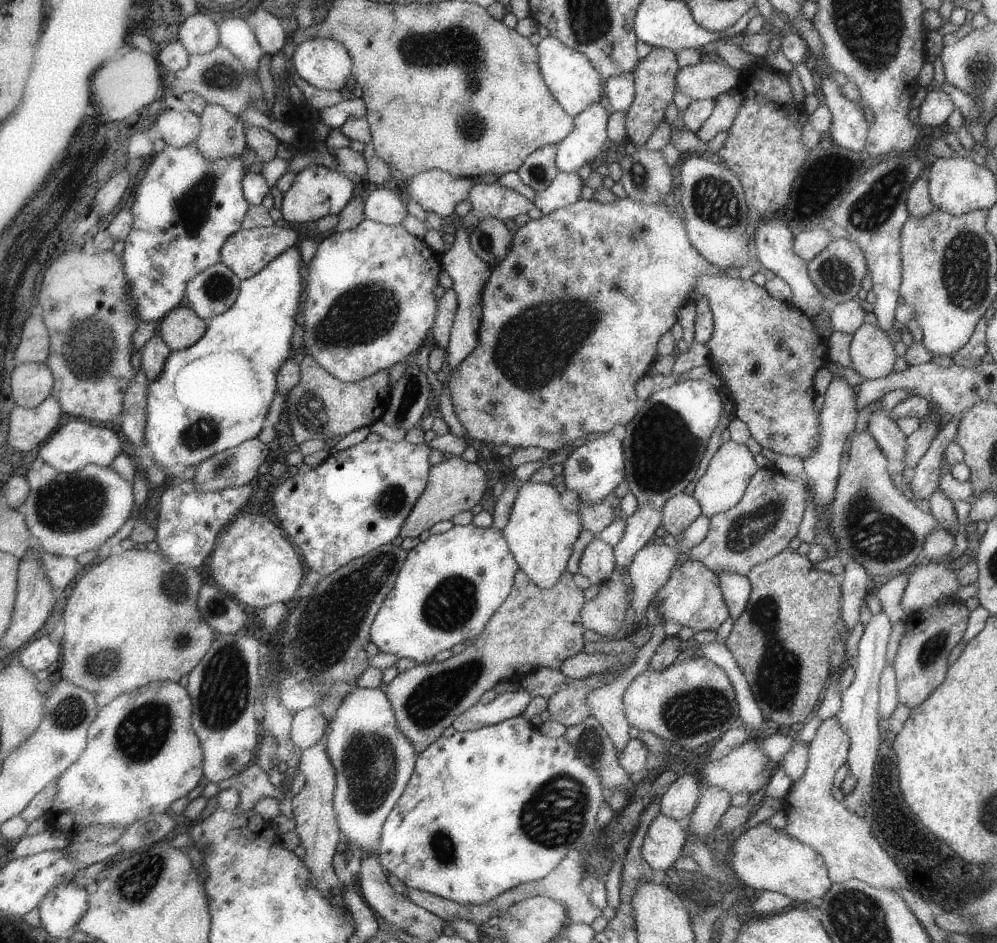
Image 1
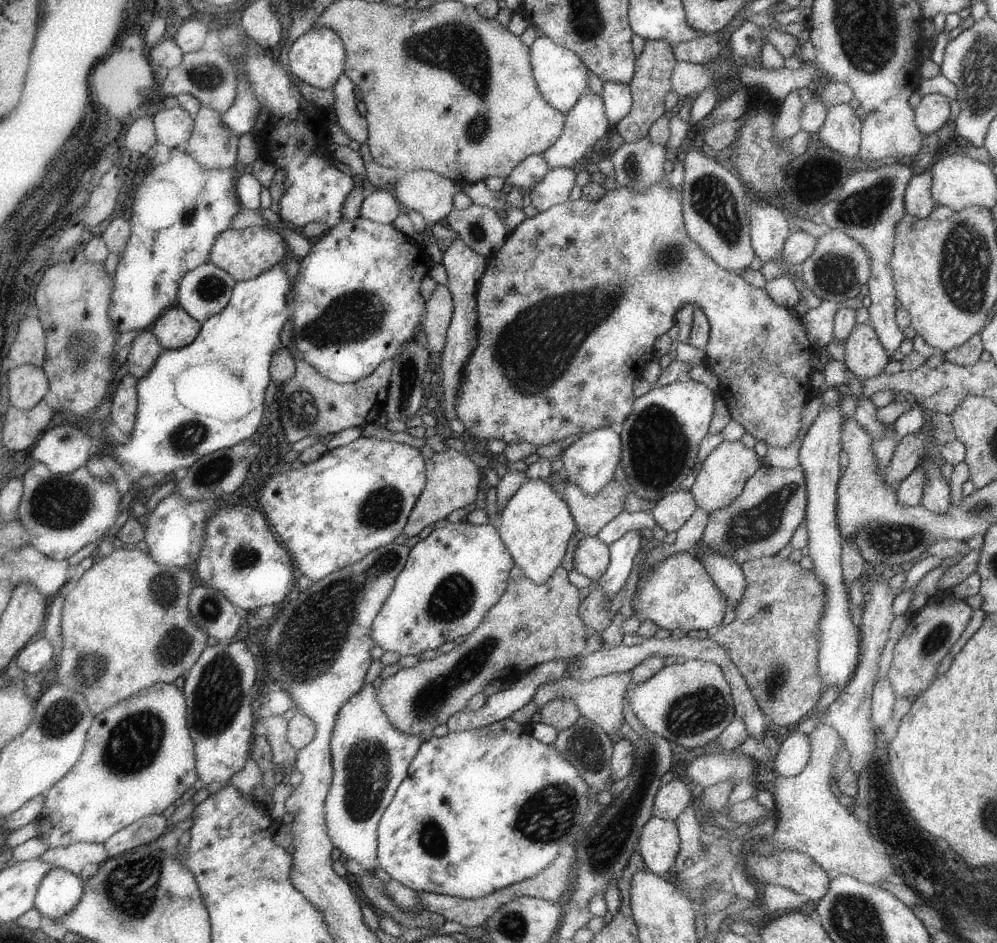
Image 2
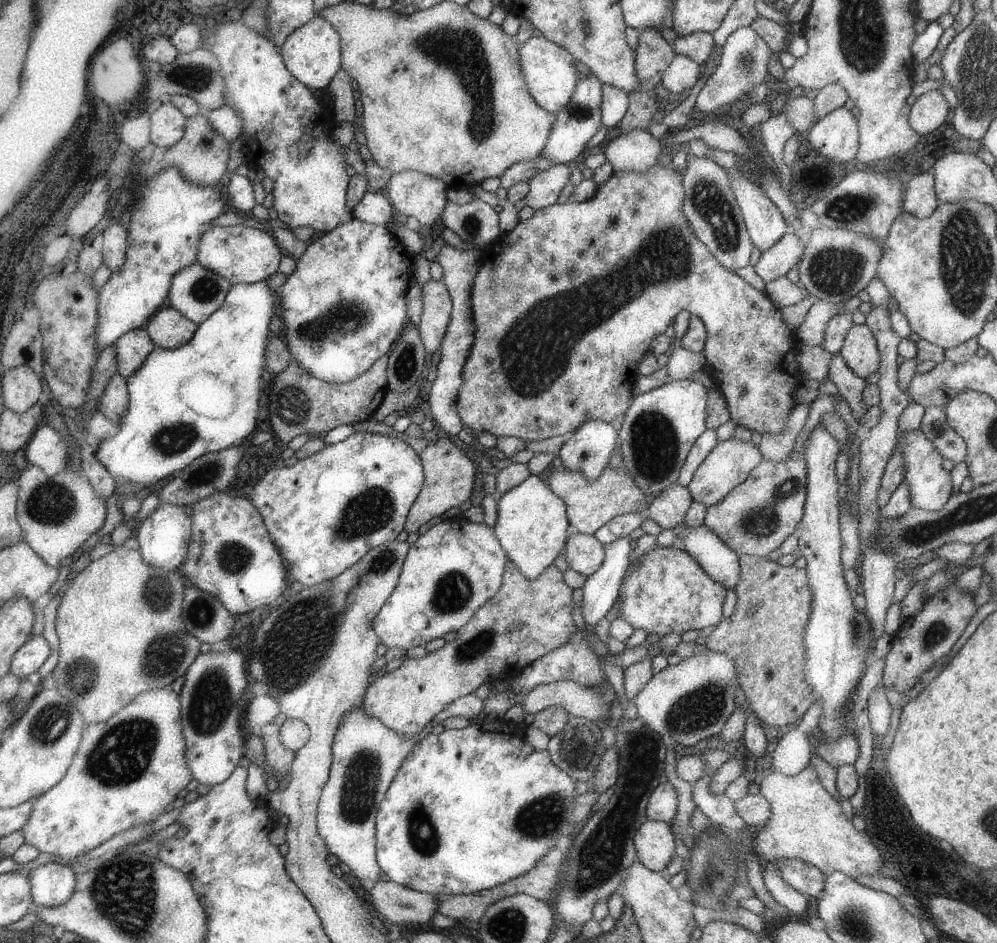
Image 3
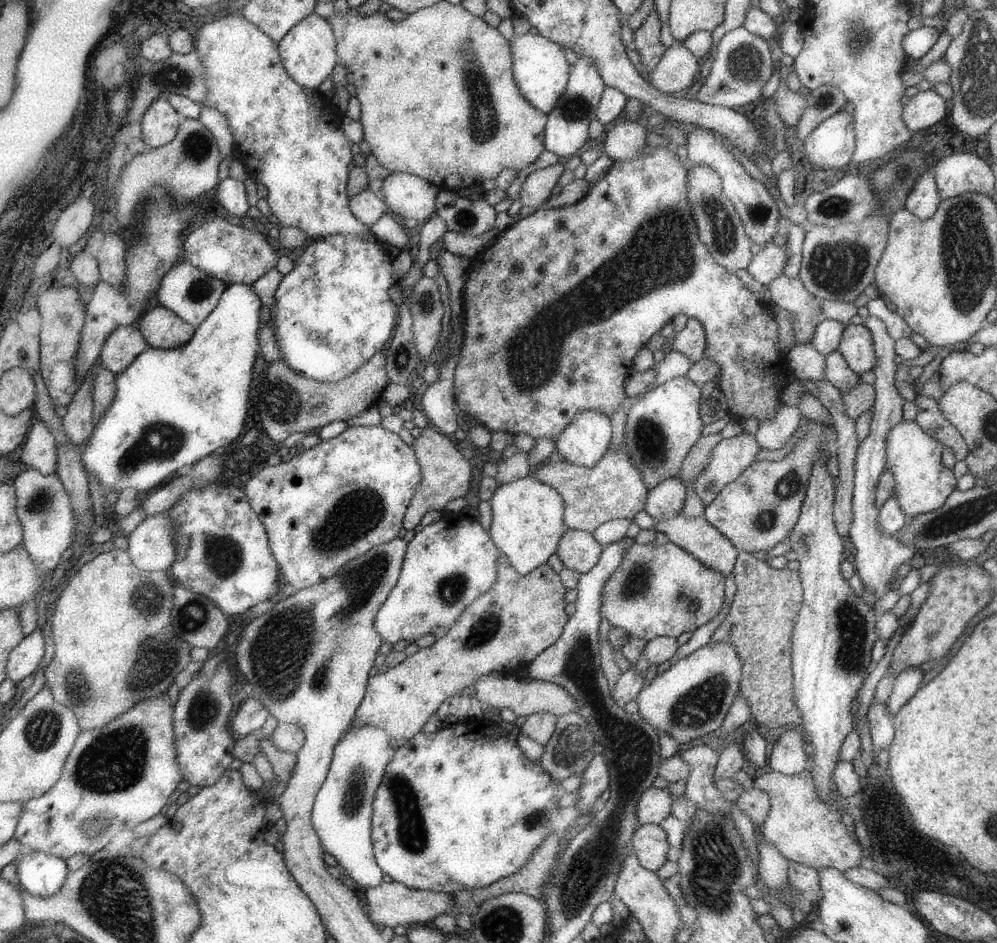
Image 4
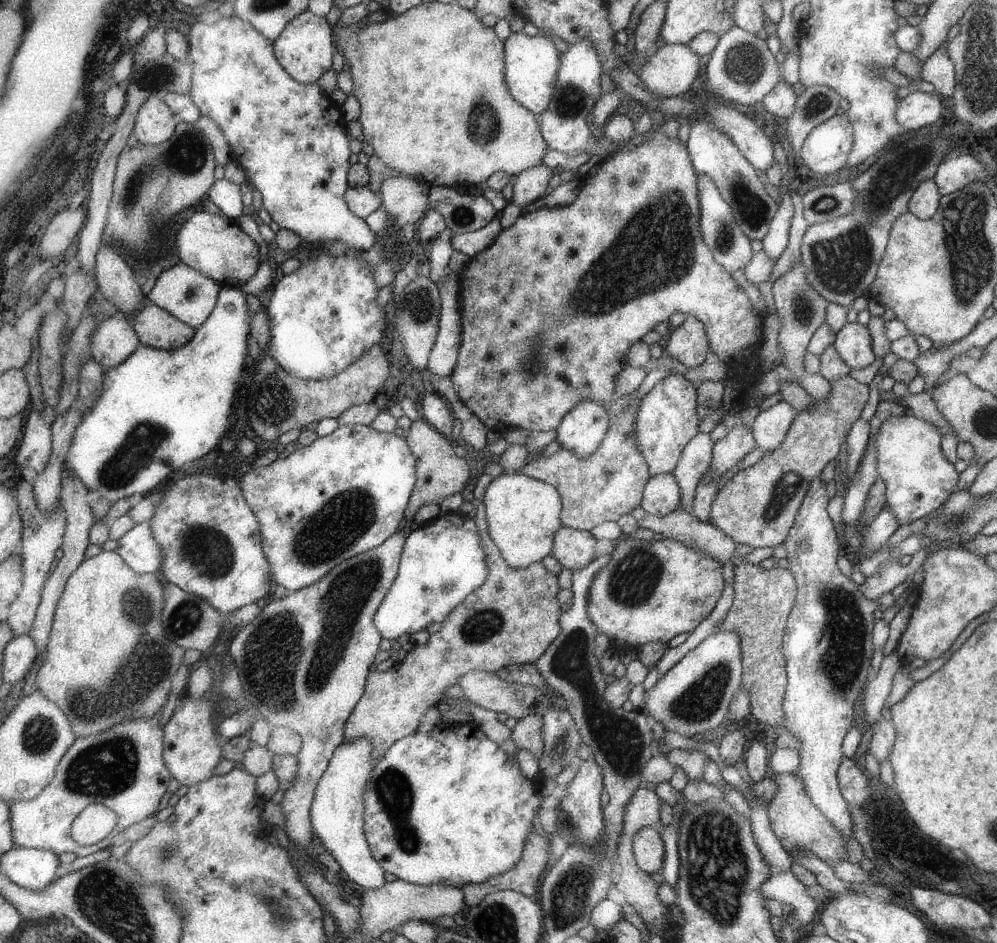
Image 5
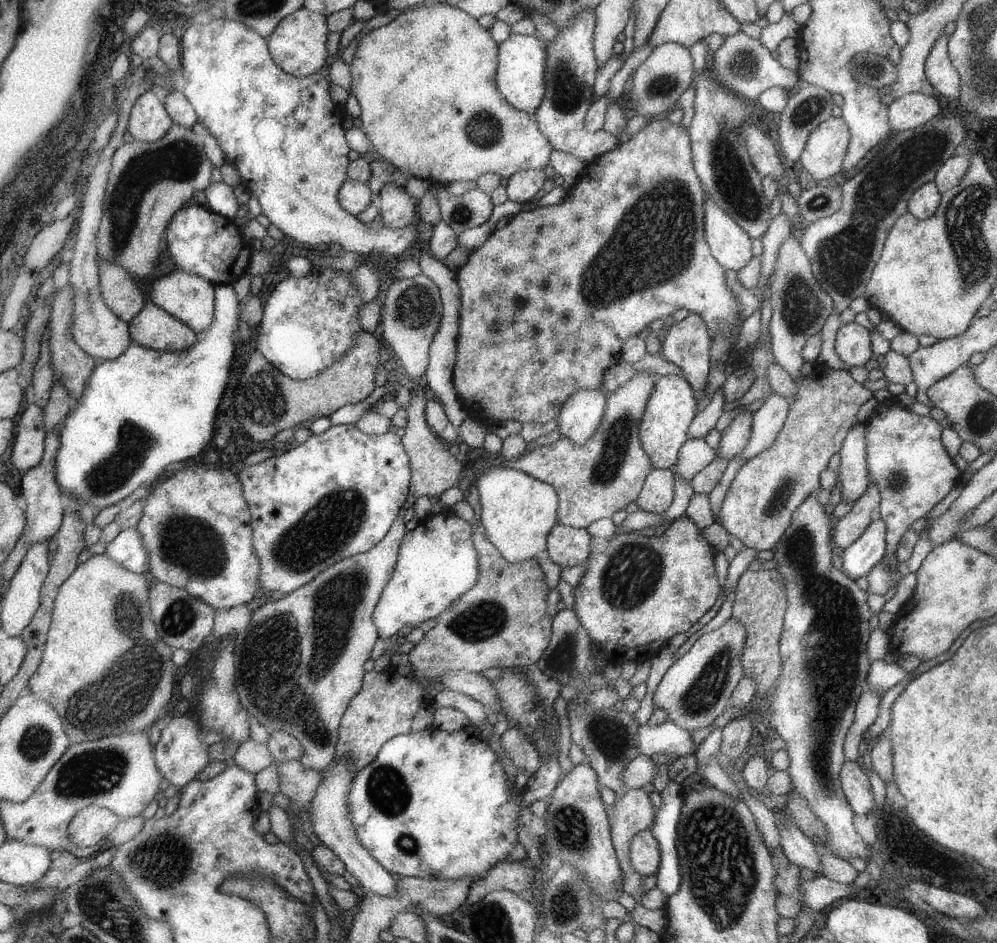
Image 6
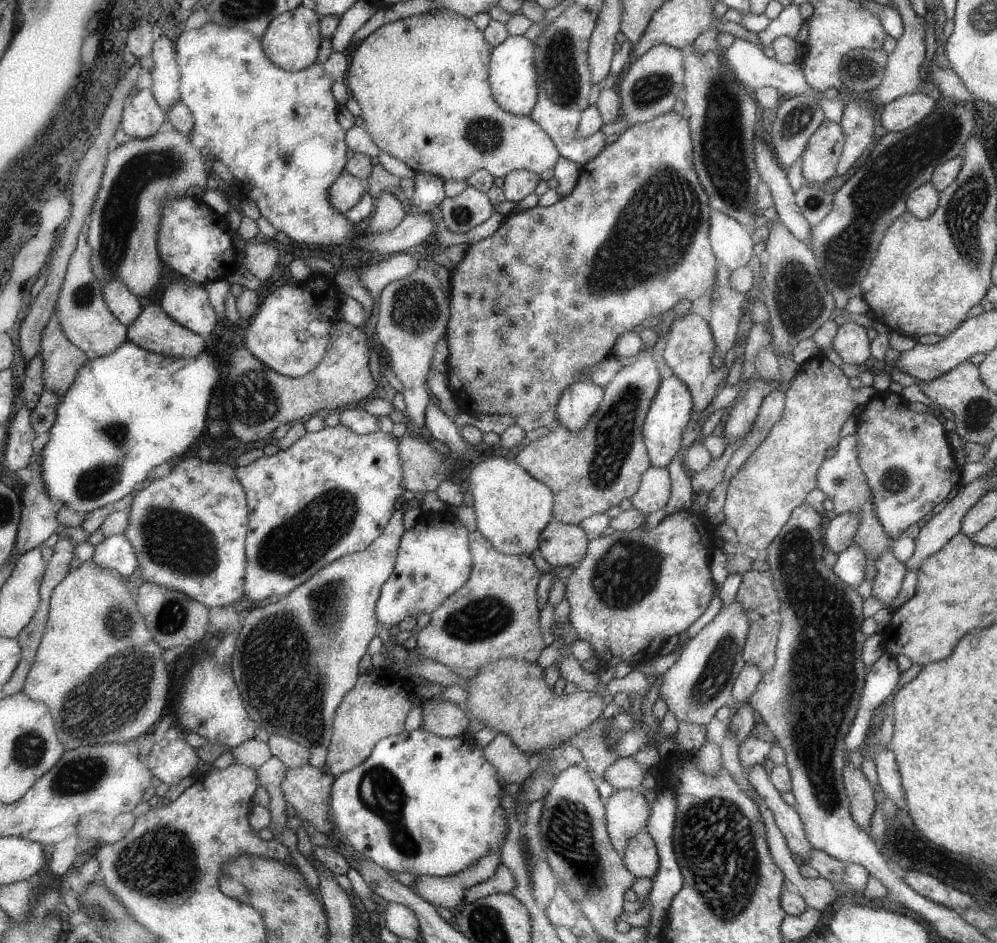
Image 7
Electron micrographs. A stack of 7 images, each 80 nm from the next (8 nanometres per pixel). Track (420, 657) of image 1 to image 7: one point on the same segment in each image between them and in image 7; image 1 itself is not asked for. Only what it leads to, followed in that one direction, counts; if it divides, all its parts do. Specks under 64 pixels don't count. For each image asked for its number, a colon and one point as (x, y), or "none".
2: (453, 576)
3: (456, 566)
4: (449, 563)
5: (443, 560)
6: (437, 563)
7: (433, 562)

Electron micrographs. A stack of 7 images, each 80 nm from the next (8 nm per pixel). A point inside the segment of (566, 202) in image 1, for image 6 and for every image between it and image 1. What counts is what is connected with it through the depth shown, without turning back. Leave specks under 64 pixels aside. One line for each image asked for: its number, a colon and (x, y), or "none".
2: (553, 189)
3: (544, 186)
4: (536, 189)
5: (530, 184)
6: (521, 186)

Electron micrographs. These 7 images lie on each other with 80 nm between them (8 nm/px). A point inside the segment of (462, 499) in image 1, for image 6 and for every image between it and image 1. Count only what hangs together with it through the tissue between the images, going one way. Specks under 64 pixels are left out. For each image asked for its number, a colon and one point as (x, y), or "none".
2: (452, 482)
3: (449, 472)
4: (446, 474)
5: (440, 473)
6: (434, 470)

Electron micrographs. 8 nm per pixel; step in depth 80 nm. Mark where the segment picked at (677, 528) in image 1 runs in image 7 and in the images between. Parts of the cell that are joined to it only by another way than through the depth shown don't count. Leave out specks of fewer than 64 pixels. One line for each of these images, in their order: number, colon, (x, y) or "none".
2: (670, 512)
3: (669, 509)
4: (664, 500)
5: (662, 494)
6: (657, 492)
7: (653, 493)

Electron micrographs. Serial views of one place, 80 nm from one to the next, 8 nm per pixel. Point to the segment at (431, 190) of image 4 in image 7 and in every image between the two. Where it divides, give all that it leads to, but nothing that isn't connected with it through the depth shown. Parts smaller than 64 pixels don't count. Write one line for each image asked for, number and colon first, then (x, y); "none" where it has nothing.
5: (405, 199)
6: (398, 208)
7: (390, 212)

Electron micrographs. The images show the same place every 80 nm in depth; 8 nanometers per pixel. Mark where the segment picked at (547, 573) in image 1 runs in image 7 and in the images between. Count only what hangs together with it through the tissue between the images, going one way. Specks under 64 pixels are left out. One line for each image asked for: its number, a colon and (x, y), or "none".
2: (535, 525)
3: (531, 520)
4: (527, 522)
5: (522, 513)
6: (518, 511)
7: (511, 508)

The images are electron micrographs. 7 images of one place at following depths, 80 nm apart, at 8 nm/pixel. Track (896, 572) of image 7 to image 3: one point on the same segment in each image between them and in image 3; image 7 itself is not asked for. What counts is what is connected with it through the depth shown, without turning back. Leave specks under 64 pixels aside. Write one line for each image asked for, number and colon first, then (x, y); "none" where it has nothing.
3: (929, 487)
4: (921, 483)
5: (917, 478)
6: (905, 458)

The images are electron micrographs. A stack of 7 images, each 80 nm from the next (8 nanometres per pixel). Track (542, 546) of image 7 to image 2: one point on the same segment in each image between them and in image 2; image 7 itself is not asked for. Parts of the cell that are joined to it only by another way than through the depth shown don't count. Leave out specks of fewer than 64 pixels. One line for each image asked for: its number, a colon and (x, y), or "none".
2: (591, 556)
3: (584, 553)
4: (577, 550)
5: (573, 549)
6: (567, 546)

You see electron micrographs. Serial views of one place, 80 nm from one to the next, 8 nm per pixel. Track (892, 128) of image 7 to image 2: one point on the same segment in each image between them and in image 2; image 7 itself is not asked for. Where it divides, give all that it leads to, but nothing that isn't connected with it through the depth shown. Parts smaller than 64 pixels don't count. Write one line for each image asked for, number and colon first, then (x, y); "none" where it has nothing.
2: (930, 114)
3: (928, 112)
4: (925, 108)
5: (915, 109)
6: (910, 110)

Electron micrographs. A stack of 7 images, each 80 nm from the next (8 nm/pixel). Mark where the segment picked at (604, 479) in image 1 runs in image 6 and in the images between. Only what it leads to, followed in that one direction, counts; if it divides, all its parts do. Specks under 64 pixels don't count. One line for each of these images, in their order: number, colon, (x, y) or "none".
2: (589, 463)
3: (587, 451)
4: (582, 442)
5: (583, 429)
6: (579, 417)

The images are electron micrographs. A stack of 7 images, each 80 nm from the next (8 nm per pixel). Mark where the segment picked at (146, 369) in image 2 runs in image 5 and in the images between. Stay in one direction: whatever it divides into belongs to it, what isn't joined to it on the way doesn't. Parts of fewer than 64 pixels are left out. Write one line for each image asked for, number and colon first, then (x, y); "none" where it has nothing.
3: (133, 348)
4: (125, 344)
5: (116, 340)

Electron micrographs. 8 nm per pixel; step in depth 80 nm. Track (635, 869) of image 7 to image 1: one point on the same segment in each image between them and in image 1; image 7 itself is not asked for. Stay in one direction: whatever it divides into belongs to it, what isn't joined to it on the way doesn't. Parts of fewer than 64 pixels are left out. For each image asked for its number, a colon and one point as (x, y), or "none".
1: (665, 838)
2: (658, 843)
3: (653, 841)
4: (648, 842)
5: (649, 853)
6: (645, 855)

